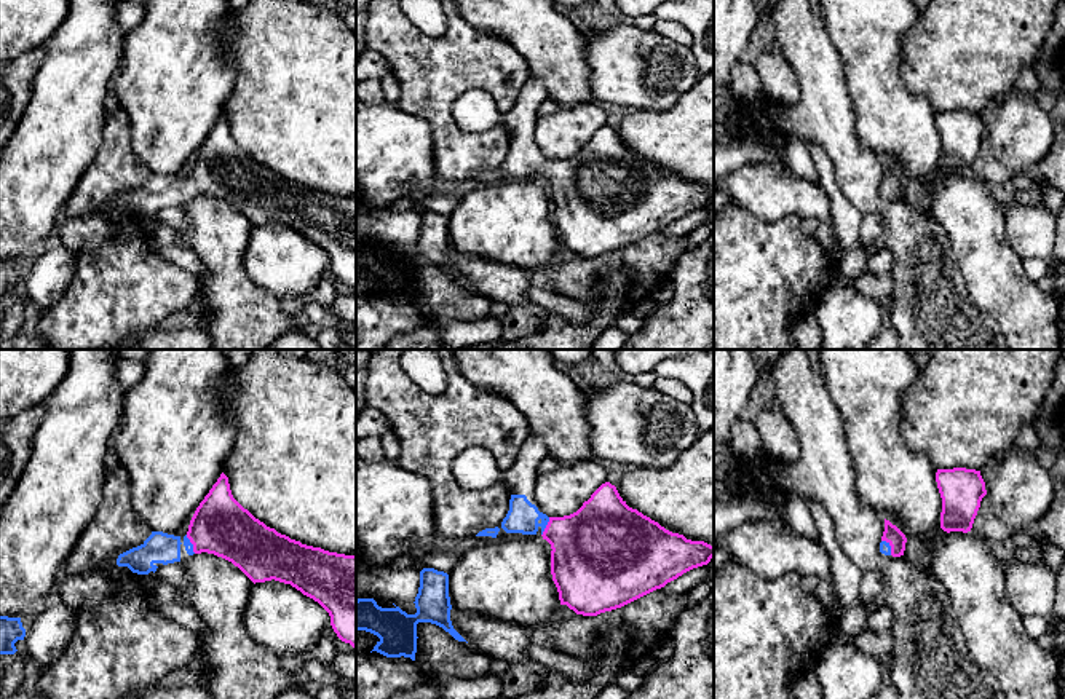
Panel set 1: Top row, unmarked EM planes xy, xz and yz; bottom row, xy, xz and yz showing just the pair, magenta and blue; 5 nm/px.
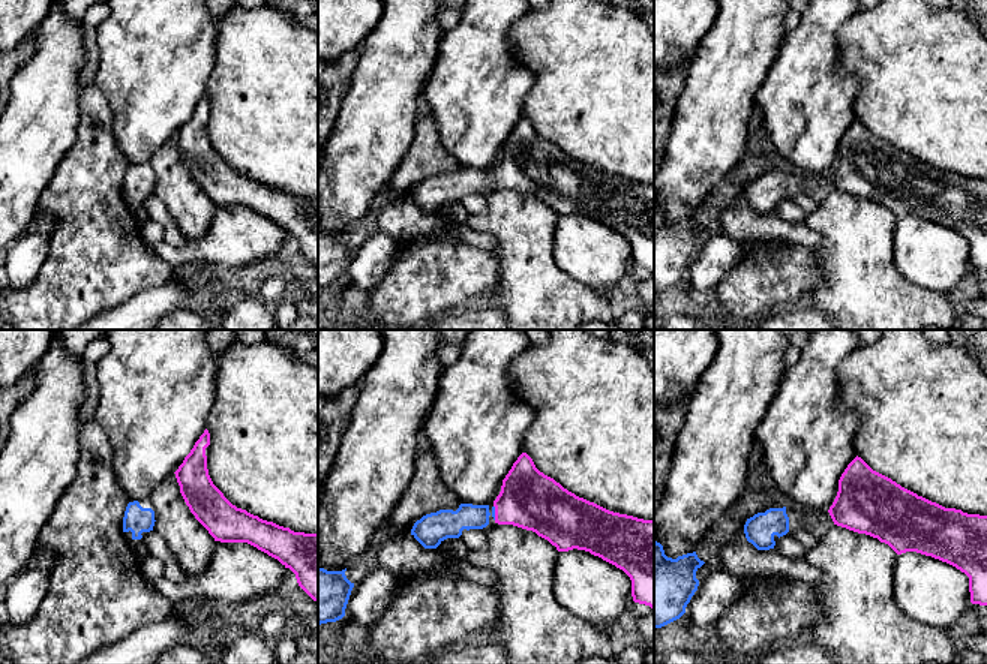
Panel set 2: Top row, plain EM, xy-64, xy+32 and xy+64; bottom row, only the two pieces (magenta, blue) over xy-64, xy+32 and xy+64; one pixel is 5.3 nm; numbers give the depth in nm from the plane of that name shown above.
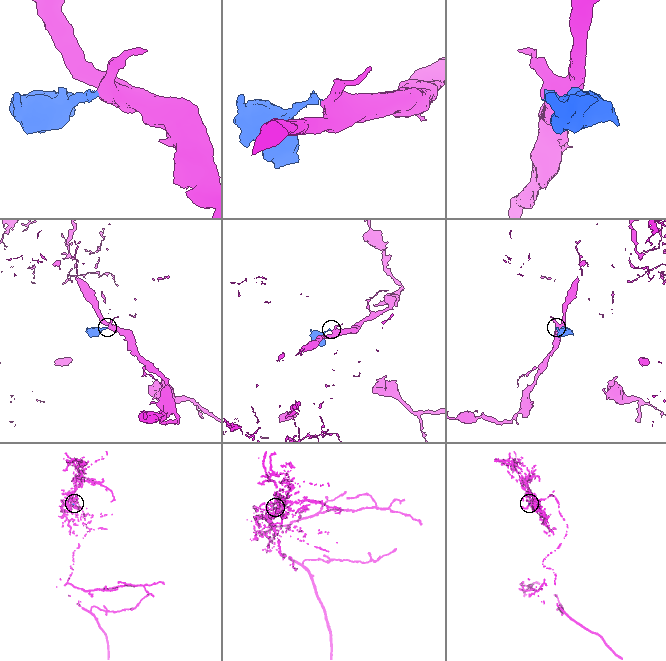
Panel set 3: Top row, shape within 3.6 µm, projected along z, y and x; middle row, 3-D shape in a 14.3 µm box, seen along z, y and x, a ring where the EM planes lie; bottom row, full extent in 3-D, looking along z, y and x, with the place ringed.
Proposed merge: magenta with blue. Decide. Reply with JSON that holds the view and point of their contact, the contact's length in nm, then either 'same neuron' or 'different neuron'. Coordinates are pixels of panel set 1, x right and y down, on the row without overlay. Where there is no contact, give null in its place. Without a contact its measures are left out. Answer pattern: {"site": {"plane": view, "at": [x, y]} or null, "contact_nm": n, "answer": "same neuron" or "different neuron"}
{"site": {"plane": "xz", "at": [546, 169]}, "contact_nm": 100, "answer": "same neuron"}

